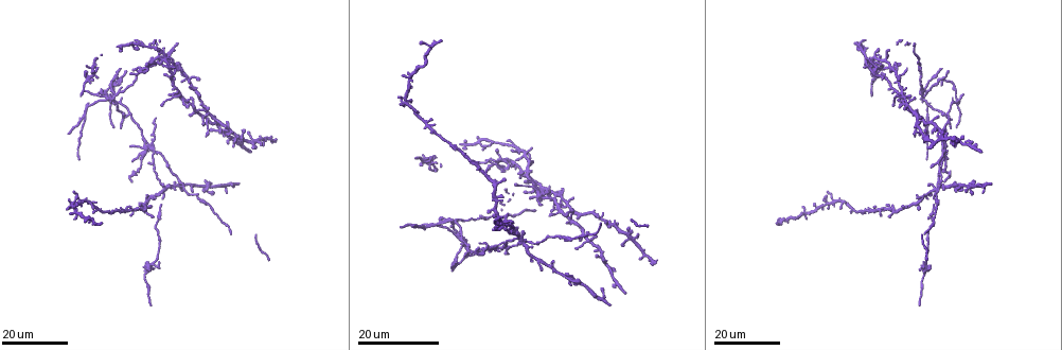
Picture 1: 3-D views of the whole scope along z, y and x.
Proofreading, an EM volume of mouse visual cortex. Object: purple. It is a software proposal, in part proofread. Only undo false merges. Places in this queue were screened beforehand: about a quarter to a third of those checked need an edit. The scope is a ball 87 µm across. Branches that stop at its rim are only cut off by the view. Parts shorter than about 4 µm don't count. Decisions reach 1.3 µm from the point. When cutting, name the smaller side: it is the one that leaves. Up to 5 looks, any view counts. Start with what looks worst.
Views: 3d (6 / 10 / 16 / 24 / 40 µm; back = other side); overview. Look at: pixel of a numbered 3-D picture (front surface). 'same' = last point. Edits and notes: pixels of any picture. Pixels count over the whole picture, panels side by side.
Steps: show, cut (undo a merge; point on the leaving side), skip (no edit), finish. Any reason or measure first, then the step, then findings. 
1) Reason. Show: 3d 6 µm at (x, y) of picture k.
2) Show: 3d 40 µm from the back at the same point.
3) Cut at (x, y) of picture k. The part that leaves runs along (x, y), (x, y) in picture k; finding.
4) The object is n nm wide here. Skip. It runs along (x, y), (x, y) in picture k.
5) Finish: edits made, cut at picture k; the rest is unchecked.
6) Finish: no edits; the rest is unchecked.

Show: 3d 24 µm at (151, 139) of picture 1.

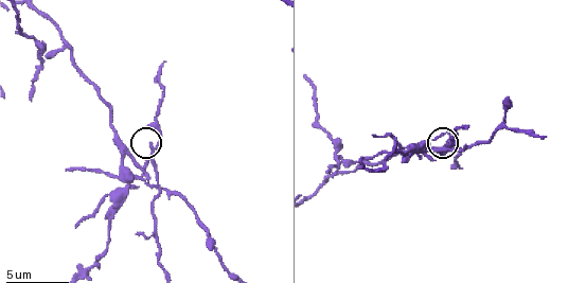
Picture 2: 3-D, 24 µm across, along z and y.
Zoom in. Show: 3d 6 µm at (153, 152) of picture 2.

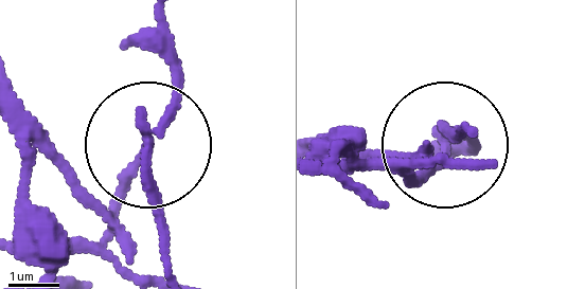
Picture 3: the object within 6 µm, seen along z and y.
Cut at (123, 188) of picture 3. A second cell is stuck on.

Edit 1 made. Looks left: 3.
Thin arm on a thick one. Show: 3d 16 µm at (497, 225) of picture 1.

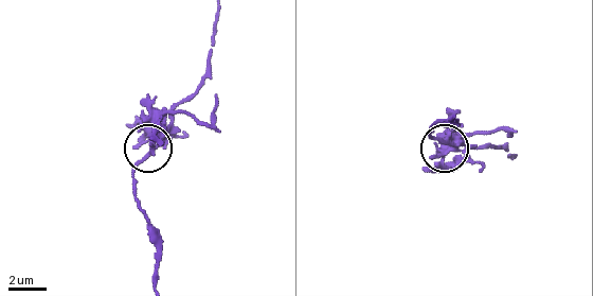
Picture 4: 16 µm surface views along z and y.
Closer look. Show: 3d 6 µm at (445, 141) of picture 4.

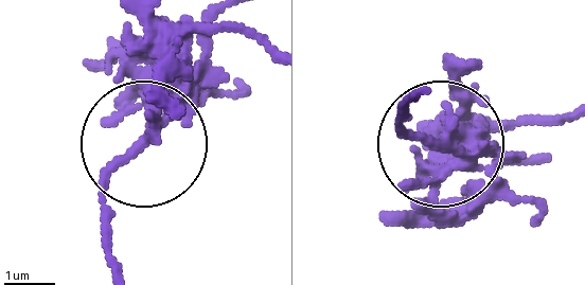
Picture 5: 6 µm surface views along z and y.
Cut at (127, 93) of picture 5. The part that leaves runs along (478, 152), (503, 130), (566, 122) in picture 5; two cells meet here.

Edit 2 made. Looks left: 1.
Finish: edits made, cut at picture 3, cut at picture 5; the rest is unchecked.

